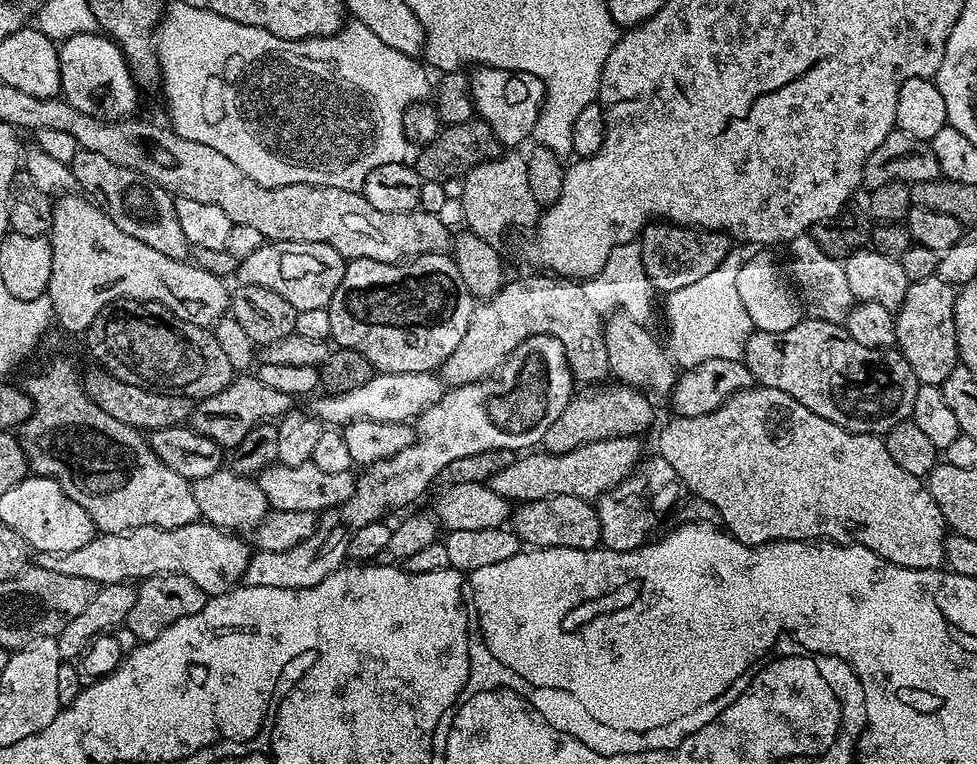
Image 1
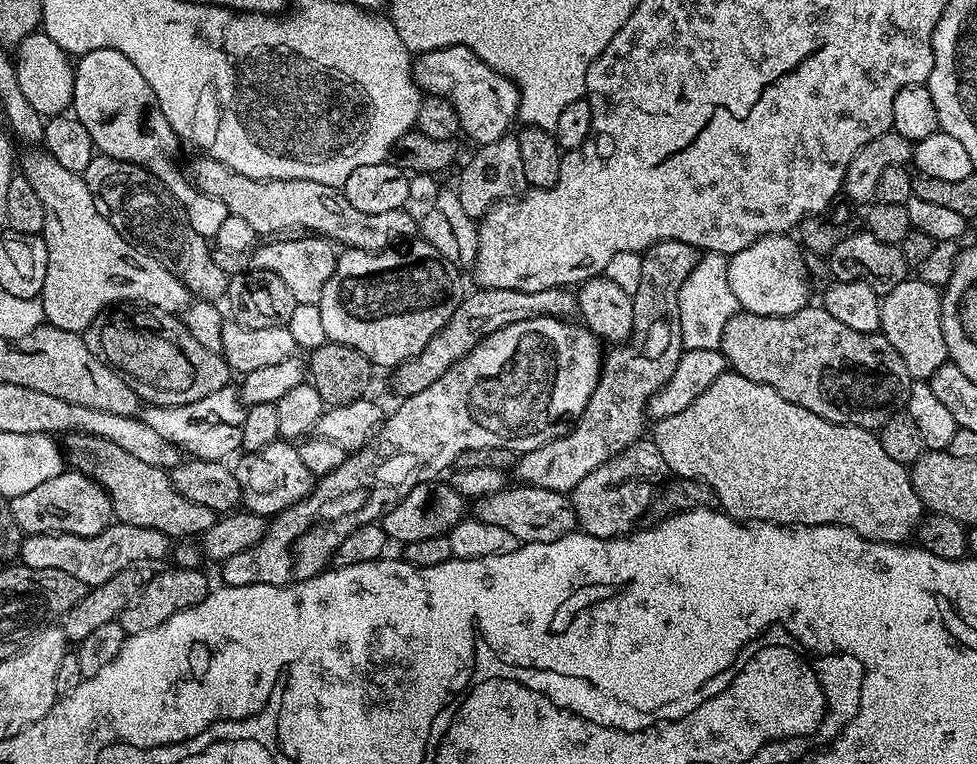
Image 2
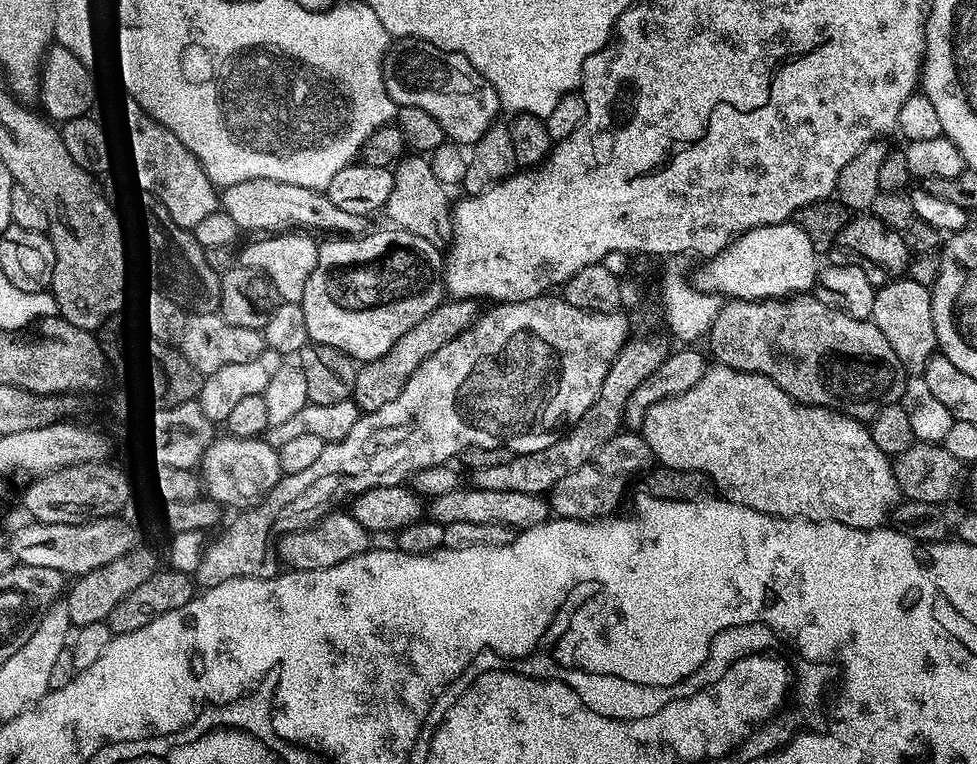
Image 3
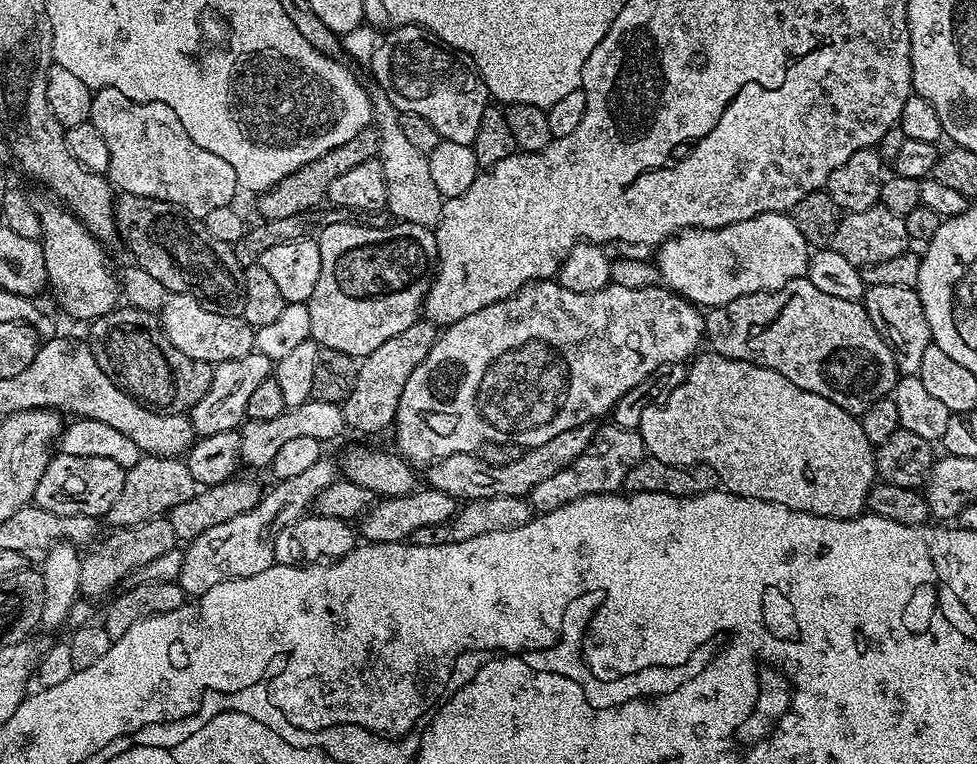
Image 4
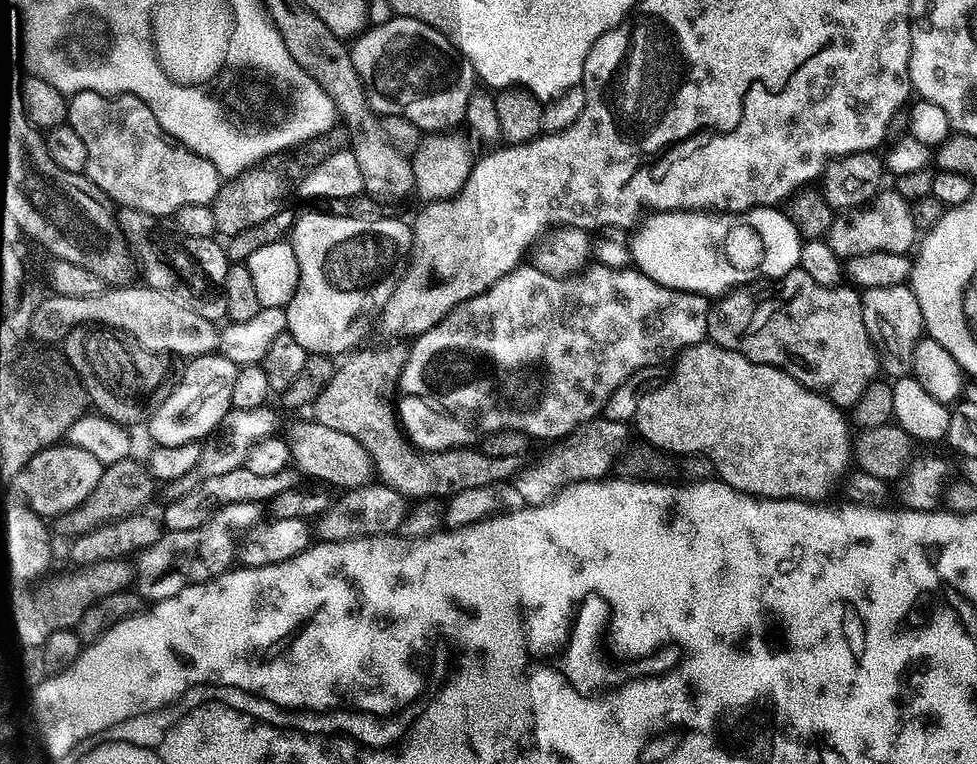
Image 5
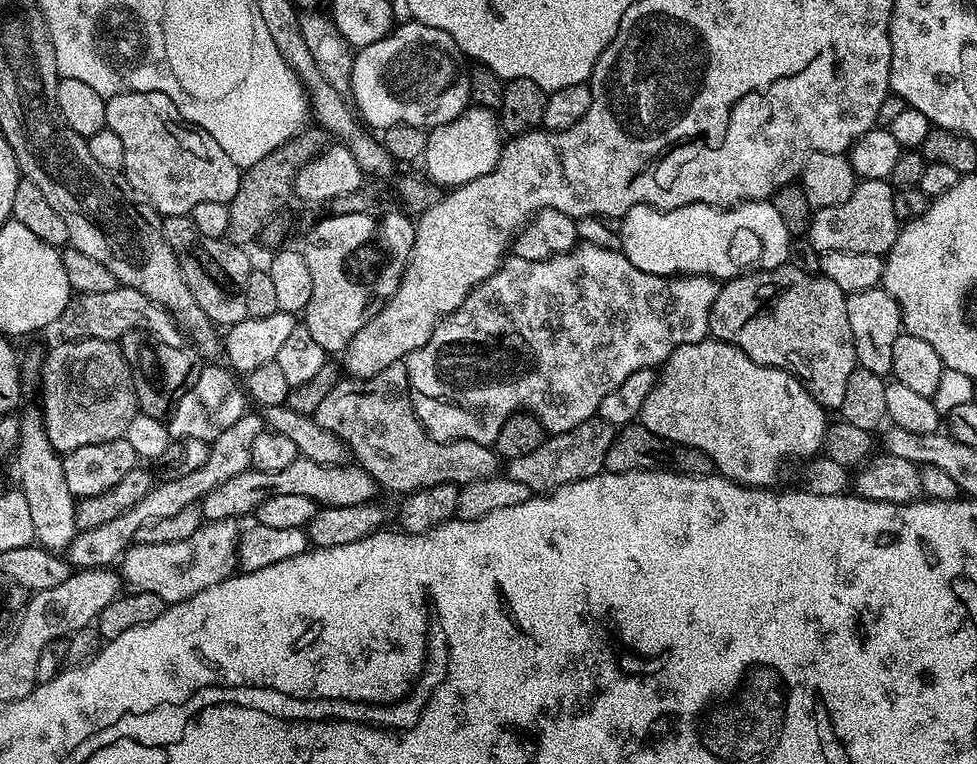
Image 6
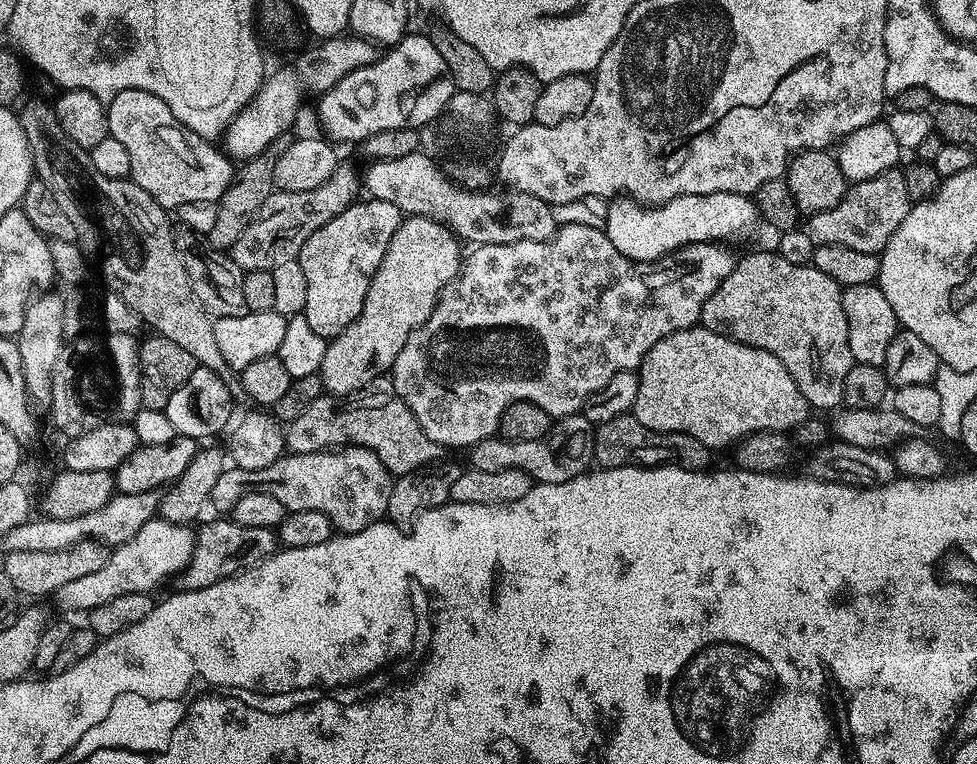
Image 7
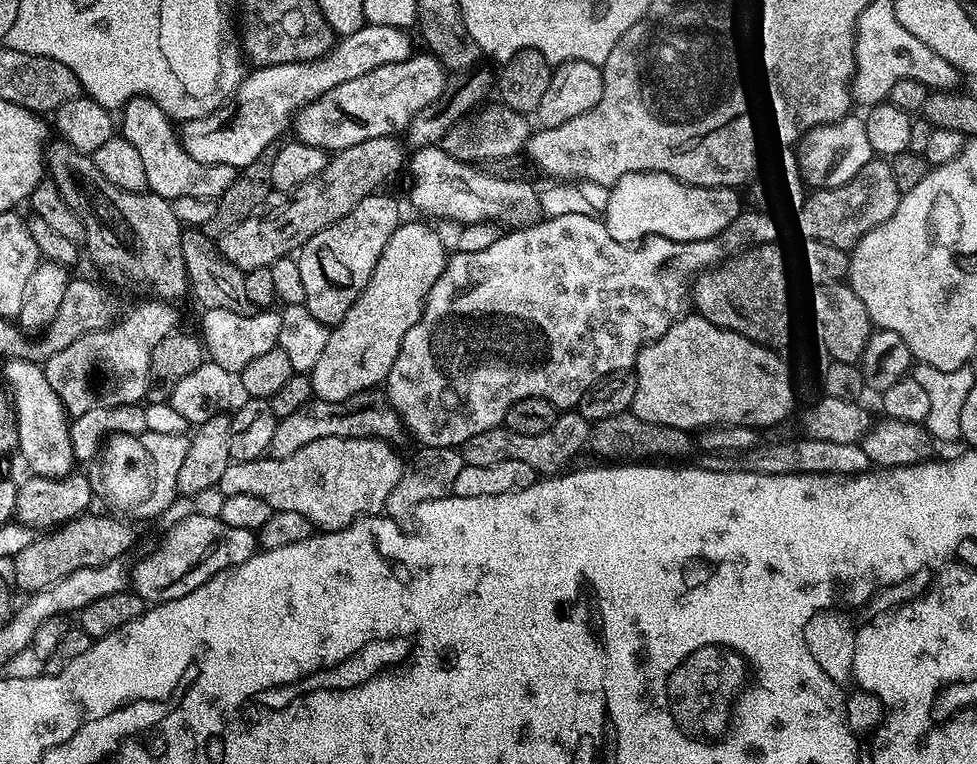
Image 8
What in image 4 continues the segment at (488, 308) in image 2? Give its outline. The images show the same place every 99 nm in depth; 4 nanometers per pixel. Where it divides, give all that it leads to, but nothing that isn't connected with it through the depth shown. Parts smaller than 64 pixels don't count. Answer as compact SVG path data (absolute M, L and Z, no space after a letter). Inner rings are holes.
M421 320L406 327L398 336L383 339L377 350L372 351L360 363L358 381L342 407L345 423L364 434L376 434L395 423L402 390L410 374L426 358L439 334L437 325Z

